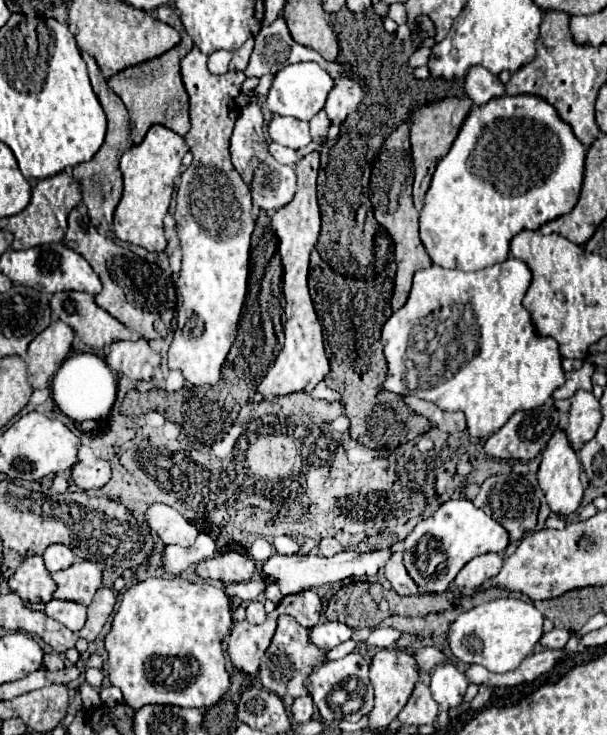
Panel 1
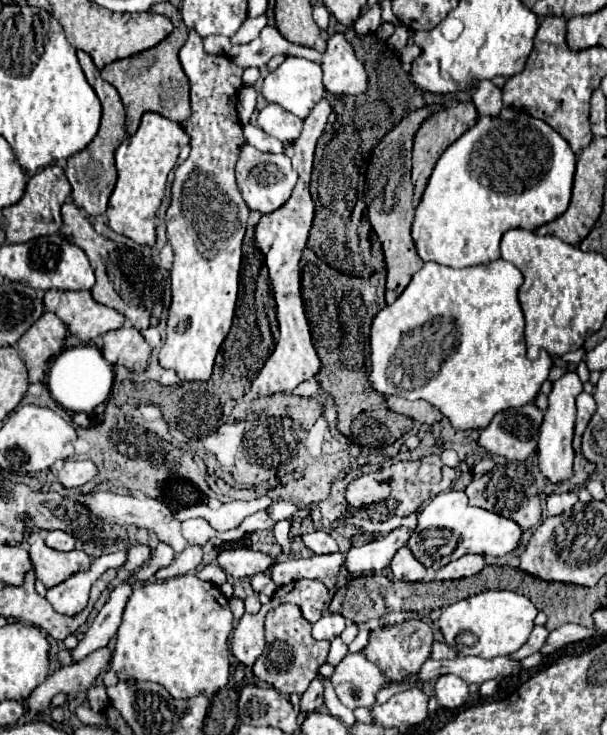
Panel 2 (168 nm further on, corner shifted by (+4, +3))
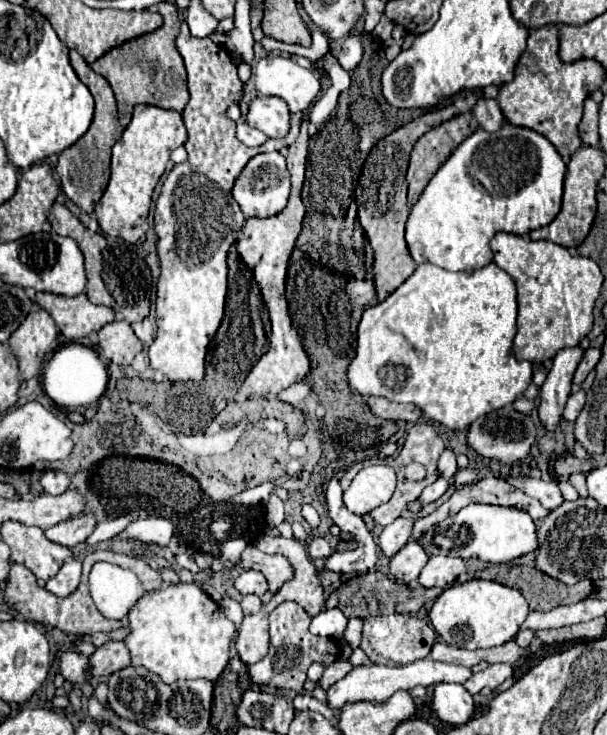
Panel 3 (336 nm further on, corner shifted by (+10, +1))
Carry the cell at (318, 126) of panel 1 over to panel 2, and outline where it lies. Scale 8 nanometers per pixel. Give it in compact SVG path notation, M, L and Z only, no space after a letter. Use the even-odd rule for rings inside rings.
M326 99L318 101L316 107L310 111L310 115L304 119L302 135L294 143L294 157L292 165L298 171L298 183L292 191L292 197L276 211L262 215L262 219L256 225L256 247L264 253L264 263L270 273L272 281L272 293L276 301L278 311L278 323L280 323L280 337L276 341L276 347L272 355L266 359L262 371L252 381L252 391L258 395L274 395L274 393L290 393L294 391L302 381L312 379L320 371L320 359L316 355L316 349L312 345L310 327L306 321L302 297L300 297L300 253L306 247L306 239L310 233L312 217L315 214L315 204L310 197L308 185L310 185L310 171L312 171L312 157L316 149L318 137L324 133L326 119L330 115L332 107Z

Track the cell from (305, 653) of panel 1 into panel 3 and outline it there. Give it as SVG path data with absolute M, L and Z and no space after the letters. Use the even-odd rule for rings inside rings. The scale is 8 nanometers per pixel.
M282 603L278 605L270 617L270 649L266 657L262 657L258 663L252 663L248 667L248 673L252 677L252 683L256 685L268 685L274 689L294 689L302 691L306 681L306 671L314 661L322 661L324 665L334 663L340 657L340 645L326 637L310 635L310 615L298 605L298 603Z

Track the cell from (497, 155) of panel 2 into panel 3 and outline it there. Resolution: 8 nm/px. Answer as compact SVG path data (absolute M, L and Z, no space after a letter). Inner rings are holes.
M504 121L496 133L488 133L484 129L474 131L442 163L410 211L406 223L406 243L412 259L416 263L438 265L446 271L474 271L486 267L492 261L490 239L498 231L526 235L548 225L558 215L562 205L564 175L566 165L556 147L532 129Z

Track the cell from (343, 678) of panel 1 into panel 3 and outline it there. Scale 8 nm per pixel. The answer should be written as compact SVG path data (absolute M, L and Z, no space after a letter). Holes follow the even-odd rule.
M430 657L418 659L410 665L370 665L370 667L354 667L346 677L342 677L340 681L336 681L326 693L328 693L328 707L332 709L342 709L346 703L356 703L356 701L372 701L372 703L382 703L388 697L392 697L396 691L404 689L410 691L416 685L422 687L430 687L442 681L448 683L464 683L472 677L472 669L470 667L458 667L458 665L450 665L450 663L440 663L440 661L432 661Z

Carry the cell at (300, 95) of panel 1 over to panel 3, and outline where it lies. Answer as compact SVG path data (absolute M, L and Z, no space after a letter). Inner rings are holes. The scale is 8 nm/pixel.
M264 57L256 65L254 83L260 95L274 95L288 103L290 113L306 111L320 93L314 71L300 67L290 57Z

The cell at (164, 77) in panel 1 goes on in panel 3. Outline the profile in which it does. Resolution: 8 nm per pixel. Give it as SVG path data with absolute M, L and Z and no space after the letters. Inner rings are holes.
M166 1L166 3L154 5L154 11L158 11L164 17L164 25L156 29L156 33L146 33L144 37L138 37L136 41L128 41L120 45L120 49L112 49L112 53L106 53L104 57L100 57L100 61L96 61L96 65L92 65L94 73L102 75L110 83L116 95L122 129L128 127L132 119L132 109L138 103L154 105L160 109L174 109L178 113L182 113L188 103L186 69L176 49L176 37L180 33L178 7Z

